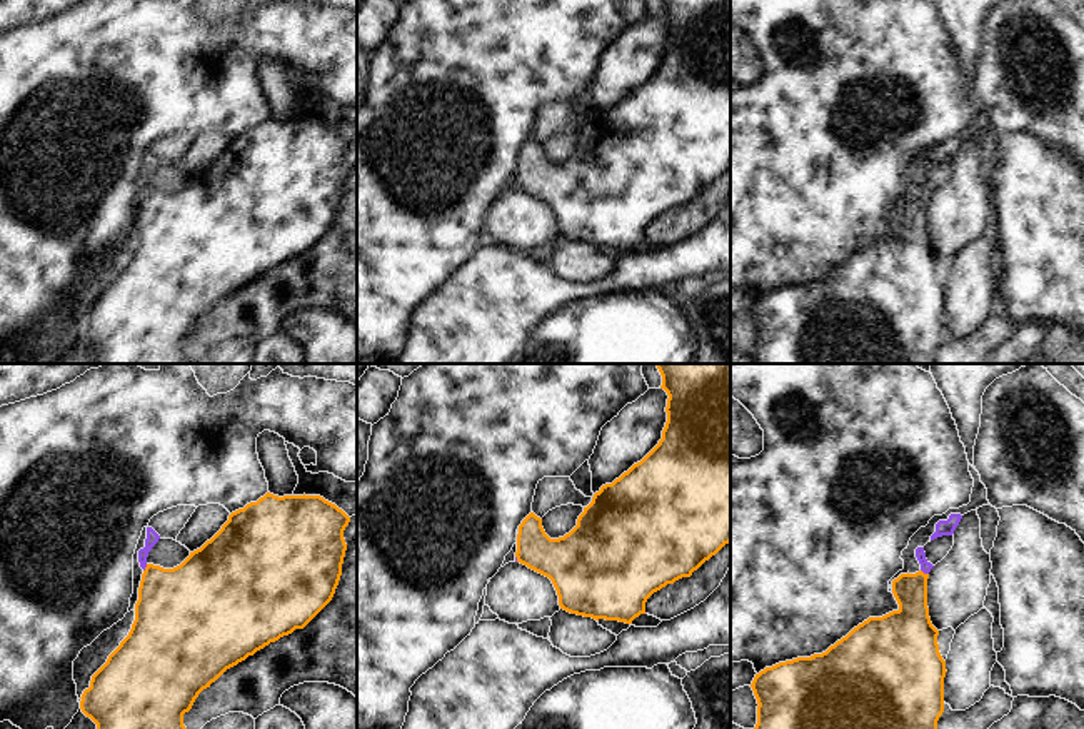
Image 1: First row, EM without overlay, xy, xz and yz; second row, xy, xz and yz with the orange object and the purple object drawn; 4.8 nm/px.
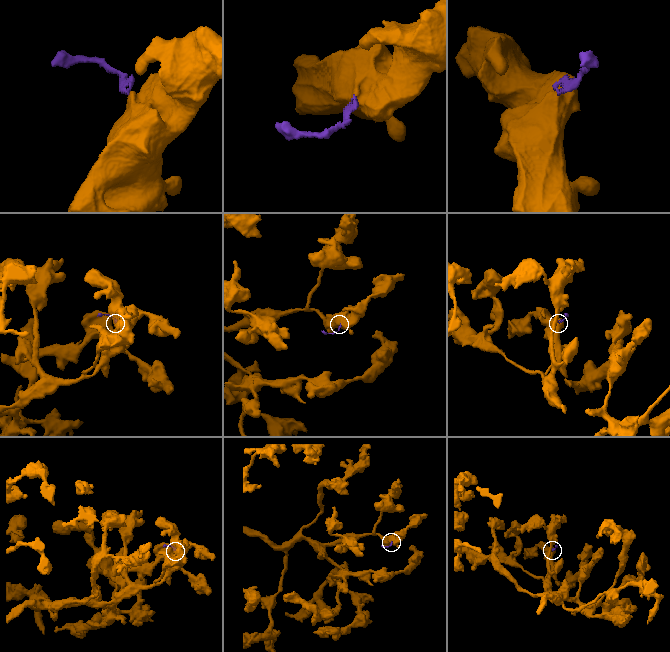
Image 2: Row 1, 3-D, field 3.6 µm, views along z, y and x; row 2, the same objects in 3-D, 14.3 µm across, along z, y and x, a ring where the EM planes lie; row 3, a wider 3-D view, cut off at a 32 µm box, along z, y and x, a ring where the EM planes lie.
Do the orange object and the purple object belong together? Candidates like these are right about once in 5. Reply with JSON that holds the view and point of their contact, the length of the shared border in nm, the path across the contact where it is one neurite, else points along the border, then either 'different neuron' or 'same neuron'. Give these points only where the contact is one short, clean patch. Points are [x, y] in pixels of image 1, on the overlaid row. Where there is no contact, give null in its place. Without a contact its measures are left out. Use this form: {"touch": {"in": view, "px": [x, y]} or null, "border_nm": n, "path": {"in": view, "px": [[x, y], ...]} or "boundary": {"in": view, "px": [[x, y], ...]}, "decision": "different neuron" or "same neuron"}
{"touch": {"in": "yz", "px": [923, 573]}, "border_nm": 50, "boundary": {"in": "yz", "px": [[921, 569], [928, 574]]}, "decision": "different neuron"}

